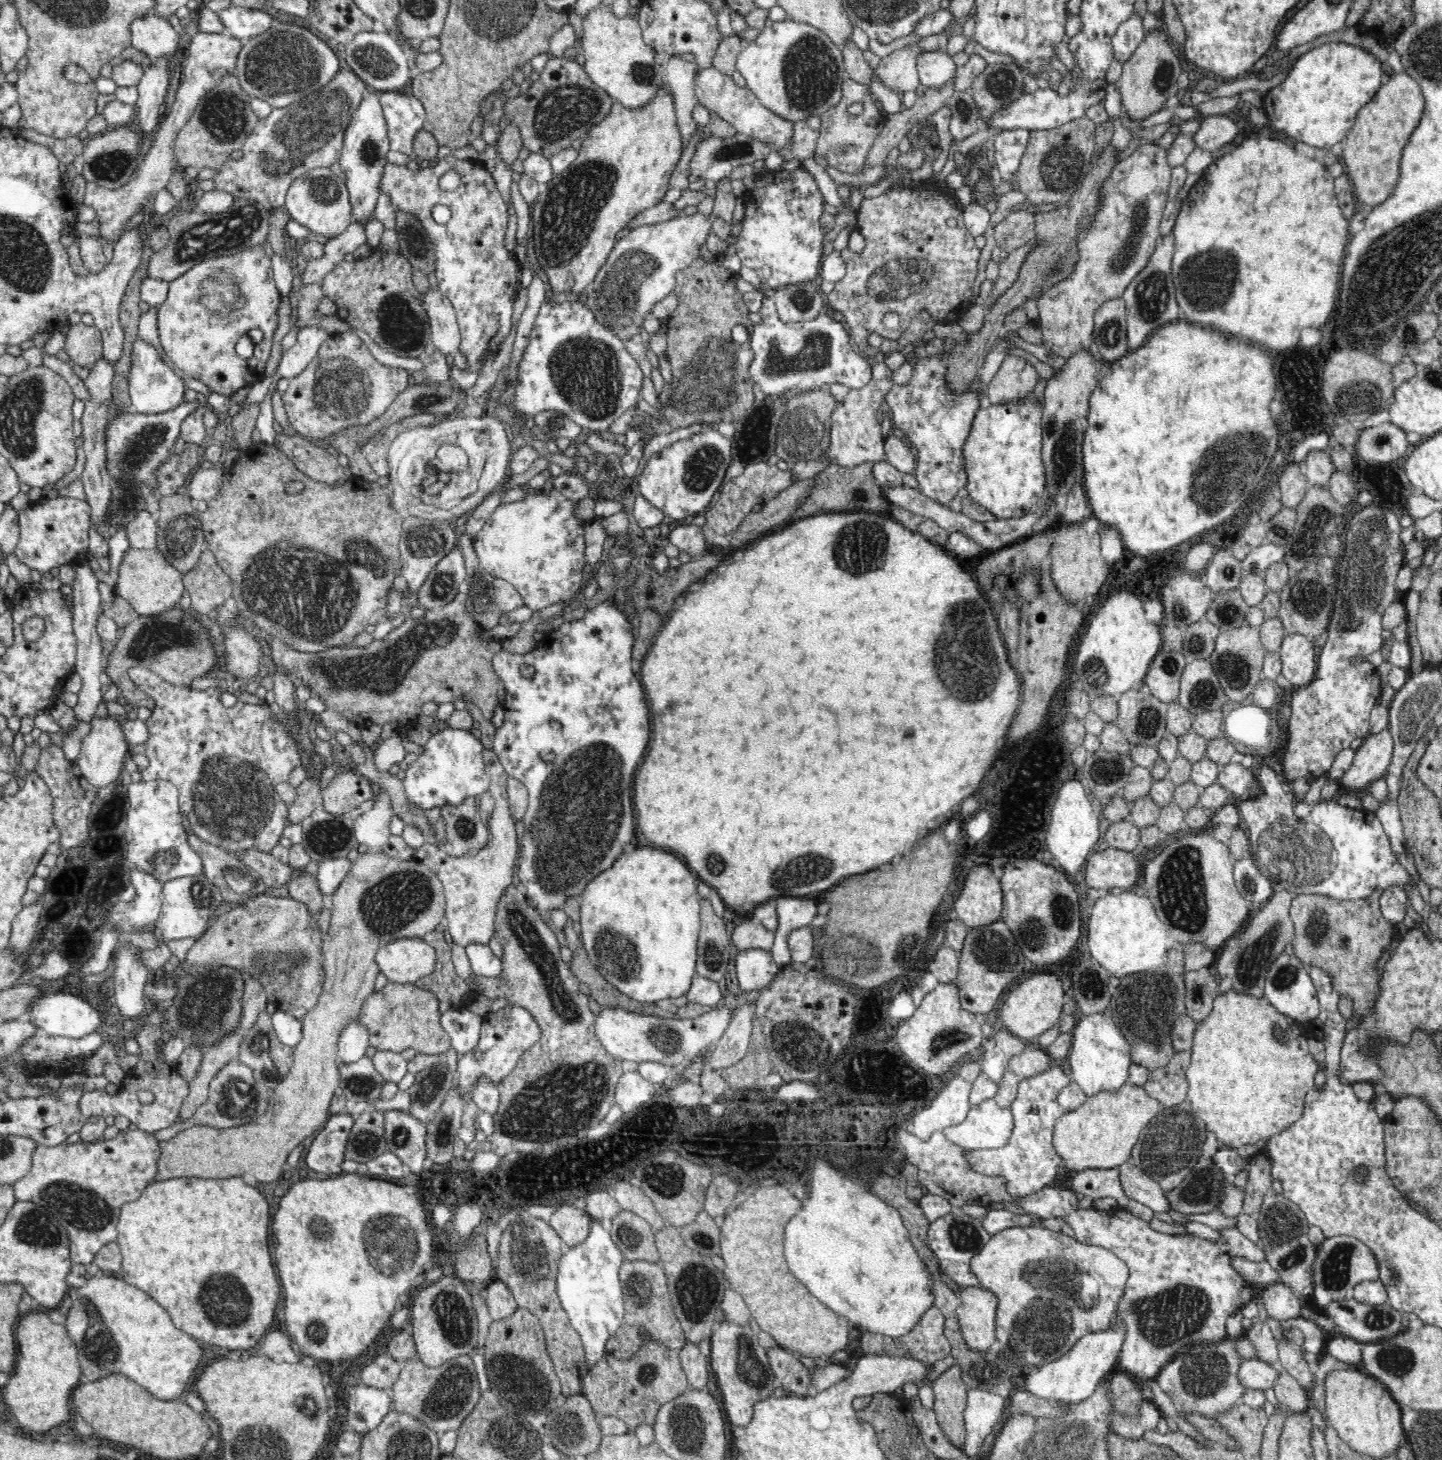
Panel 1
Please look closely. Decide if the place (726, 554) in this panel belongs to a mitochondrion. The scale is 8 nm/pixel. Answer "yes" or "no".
no

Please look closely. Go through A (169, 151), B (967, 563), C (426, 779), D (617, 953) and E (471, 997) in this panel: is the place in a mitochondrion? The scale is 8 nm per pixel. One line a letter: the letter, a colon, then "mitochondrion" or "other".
A: other
B: other
C: other
D: mitochondrion
E: other

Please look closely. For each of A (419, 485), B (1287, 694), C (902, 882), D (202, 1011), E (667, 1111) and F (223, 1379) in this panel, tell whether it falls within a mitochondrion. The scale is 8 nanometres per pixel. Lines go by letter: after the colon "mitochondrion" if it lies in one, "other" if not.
A: mitochondrion
B: other
C: other
D: mitochondrion
E: other
F: other

